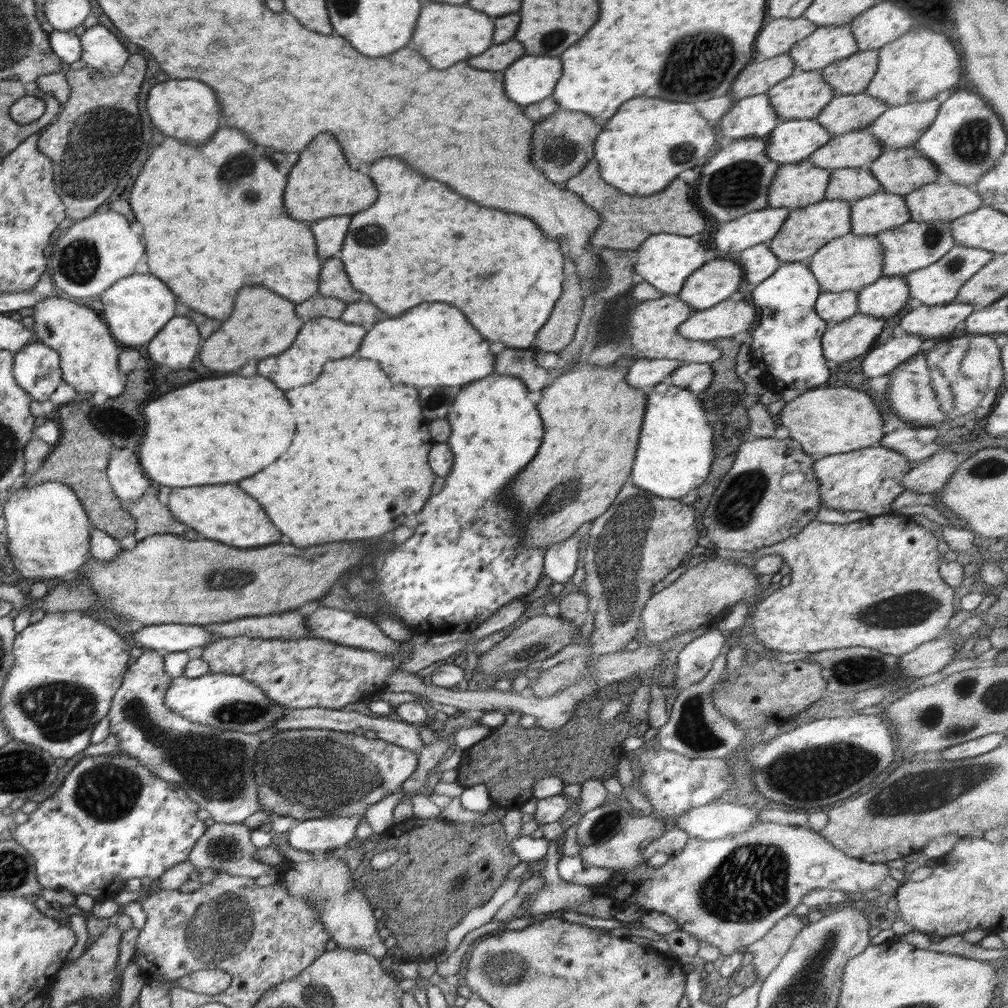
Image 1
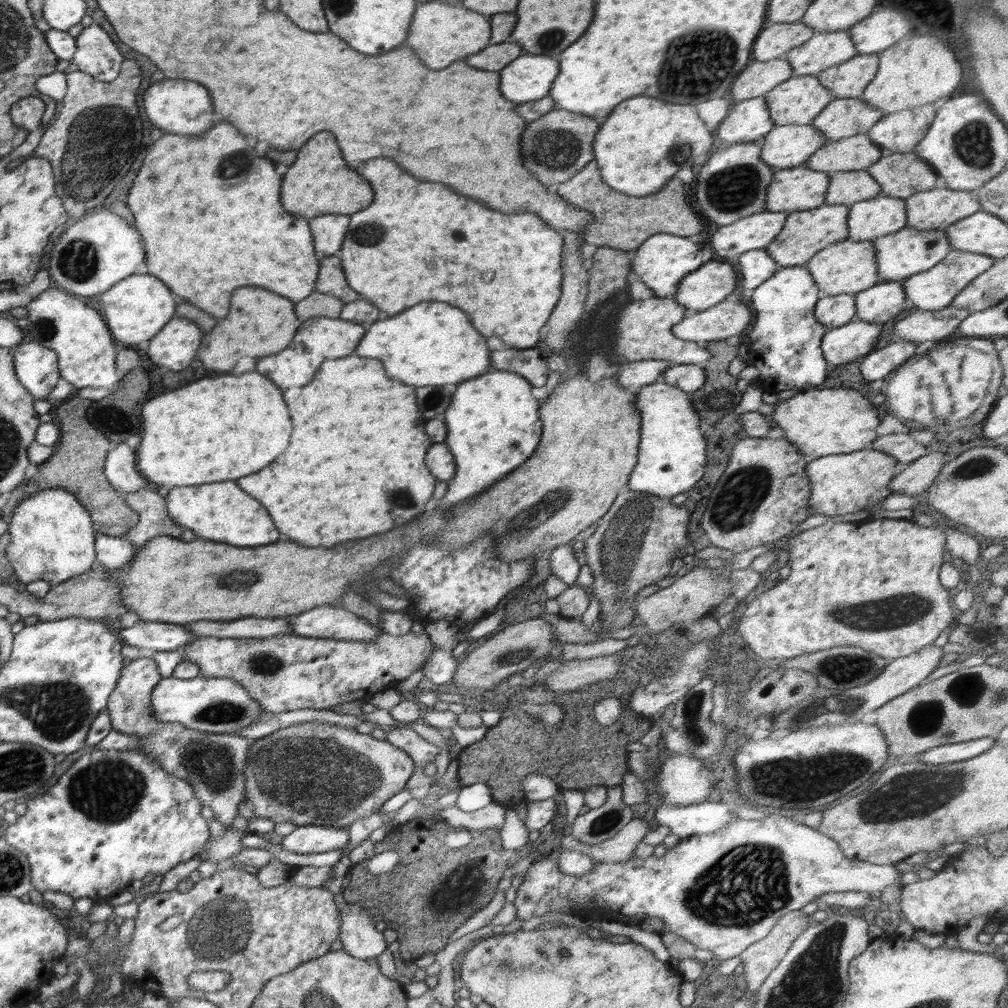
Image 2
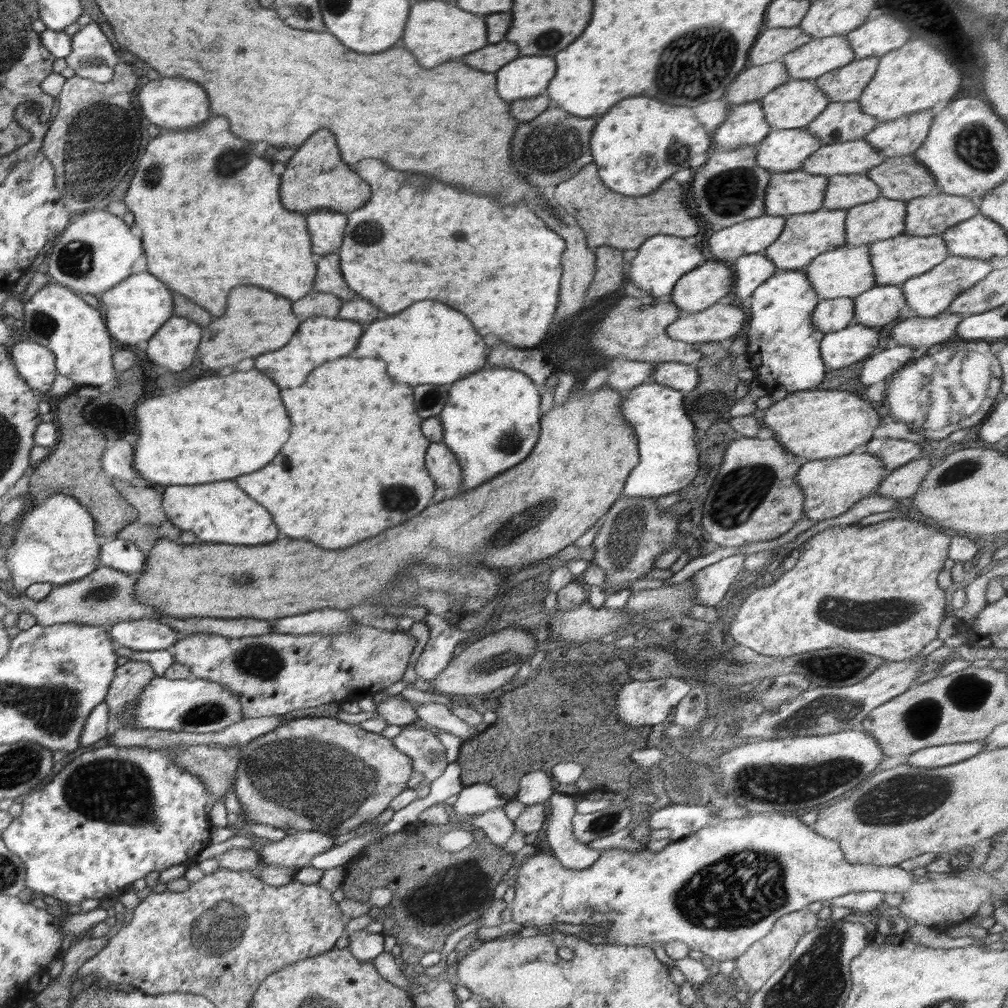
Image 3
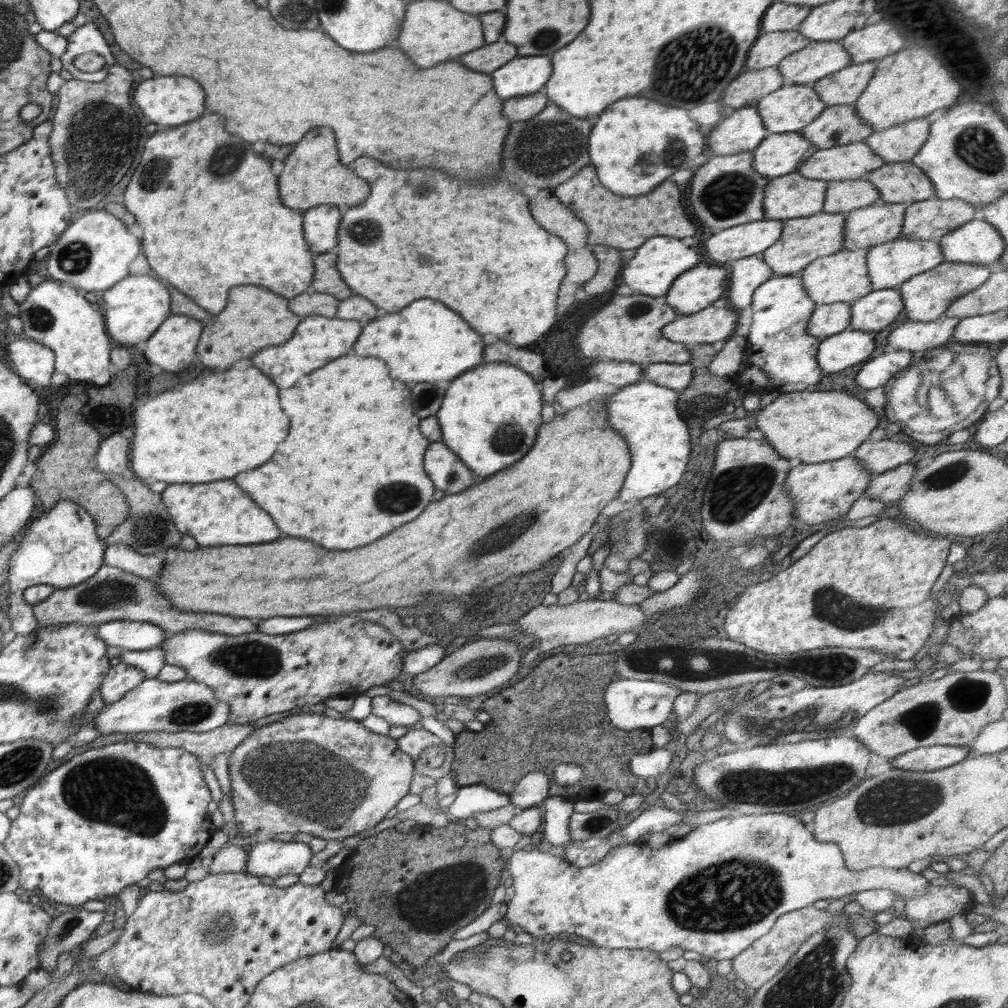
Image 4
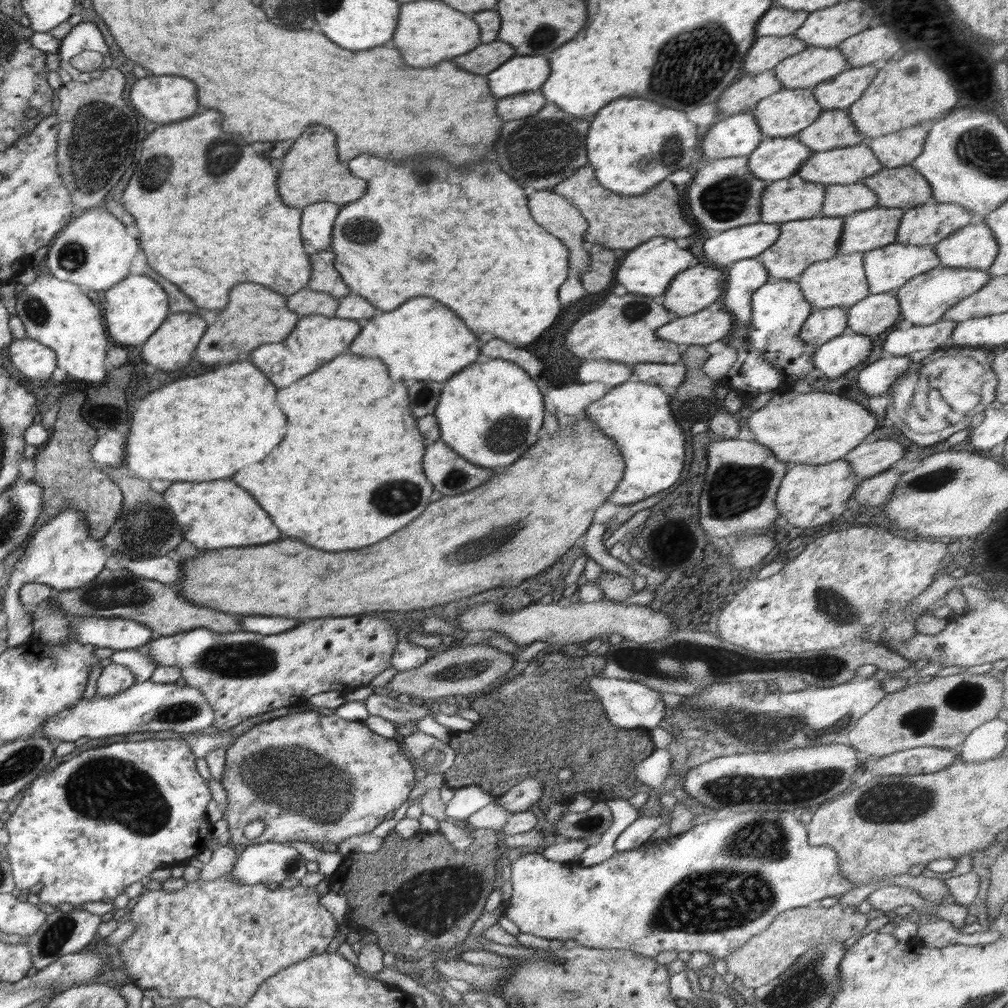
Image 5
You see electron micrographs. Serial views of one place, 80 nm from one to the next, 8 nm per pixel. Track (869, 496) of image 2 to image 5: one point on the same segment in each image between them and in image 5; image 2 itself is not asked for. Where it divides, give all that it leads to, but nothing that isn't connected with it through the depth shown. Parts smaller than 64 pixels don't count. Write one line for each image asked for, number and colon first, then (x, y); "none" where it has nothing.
3: (831, 486)
4: (823, 492)
5: (809, 495)

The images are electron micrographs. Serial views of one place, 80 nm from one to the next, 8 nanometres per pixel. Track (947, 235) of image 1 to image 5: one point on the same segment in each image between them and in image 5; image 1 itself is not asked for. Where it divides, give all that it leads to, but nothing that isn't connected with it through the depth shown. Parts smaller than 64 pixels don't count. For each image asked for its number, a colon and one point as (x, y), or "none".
2: (909, 251)
3: (894, 260)
4: (890, 264)
5: (888, 268)

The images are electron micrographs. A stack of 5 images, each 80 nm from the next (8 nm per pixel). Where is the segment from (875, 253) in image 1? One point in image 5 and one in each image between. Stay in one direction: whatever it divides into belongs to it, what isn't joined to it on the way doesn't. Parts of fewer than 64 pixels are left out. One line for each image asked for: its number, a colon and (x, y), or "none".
2: (848, 267)
3: (846, 271)
4: (842, 277)
5: (839, 281)

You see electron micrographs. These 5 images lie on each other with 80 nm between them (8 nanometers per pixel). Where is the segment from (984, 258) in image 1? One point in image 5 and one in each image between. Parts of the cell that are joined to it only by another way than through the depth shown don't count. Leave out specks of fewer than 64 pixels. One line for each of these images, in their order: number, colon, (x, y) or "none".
2: (933, 289)
3: (928, 294)
4: (926, 296)
5: (923, 300)

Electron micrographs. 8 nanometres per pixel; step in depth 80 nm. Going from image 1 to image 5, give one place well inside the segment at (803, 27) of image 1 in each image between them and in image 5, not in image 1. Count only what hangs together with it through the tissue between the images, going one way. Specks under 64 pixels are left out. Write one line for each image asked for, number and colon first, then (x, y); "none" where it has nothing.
2: (774, 41)
3: (771, 44)
4: (770, 48)
5: (766, 52)

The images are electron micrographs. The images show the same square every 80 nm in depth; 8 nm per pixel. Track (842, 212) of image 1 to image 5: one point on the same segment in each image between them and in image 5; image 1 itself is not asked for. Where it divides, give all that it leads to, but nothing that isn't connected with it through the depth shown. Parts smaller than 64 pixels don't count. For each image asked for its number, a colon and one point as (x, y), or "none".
2: (804, 233)
3: (805, 236)
4: (804, 239)
5: (801, 243)

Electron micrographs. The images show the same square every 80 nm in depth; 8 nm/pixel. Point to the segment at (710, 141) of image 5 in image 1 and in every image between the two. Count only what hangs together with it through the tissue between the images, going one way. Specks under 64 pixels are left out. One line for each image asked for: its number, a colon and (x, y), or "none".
1: (753, 116)
2: (748, 120)
3: (745, 125)
4: (743, 129)

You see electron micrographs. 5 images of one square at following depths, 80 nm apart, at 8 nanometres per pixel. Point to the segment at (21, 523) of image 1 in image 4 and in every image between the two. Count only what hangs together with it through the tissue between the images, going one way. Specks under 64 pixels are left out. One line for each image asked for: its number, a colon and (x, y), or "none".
2: (50, 537)
3: (55, 542)
4: (59, 547)

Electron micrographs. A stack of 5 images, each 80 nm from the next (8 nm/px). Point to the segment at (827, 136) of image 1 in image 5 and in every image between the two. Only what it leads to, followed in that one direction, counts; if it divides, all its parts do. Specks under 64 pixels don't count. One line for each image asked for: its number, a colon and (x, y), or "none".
2: (791, 145)
3: (782, 150)
4: (780, 154)
5: (776, 158)

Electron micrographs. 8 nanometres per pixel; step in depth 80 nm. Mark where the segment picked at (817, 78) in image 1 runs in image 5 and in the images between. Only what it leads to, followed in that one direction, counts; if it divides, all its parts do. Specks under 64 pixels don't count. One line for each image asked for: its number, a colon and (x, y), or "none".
2: (798, 100)
3: (795, 104)
4: (792, 107)
5: (787, 112)

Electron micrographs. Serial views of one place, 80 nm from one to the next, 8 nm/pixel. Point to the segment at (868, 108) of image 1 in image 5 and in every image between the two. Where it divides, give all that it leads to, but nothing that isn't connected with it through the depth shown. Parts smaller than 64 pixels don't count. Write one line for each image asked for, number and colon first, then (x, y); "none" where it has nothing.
2: (843, 117)
3: (839, 122)
4: (837, 125)
5: (833, 129)

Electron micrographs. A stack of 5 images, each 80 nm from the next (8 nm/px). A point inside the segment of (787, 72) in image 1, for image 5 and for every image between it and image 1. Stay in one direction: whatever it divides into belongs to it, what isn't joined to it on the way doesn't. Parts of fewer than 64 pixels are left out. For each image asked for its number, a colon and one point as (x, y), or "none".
2: (758, 78)
3: (753, 83)
4: (750, 86)
5: (746, 92)

